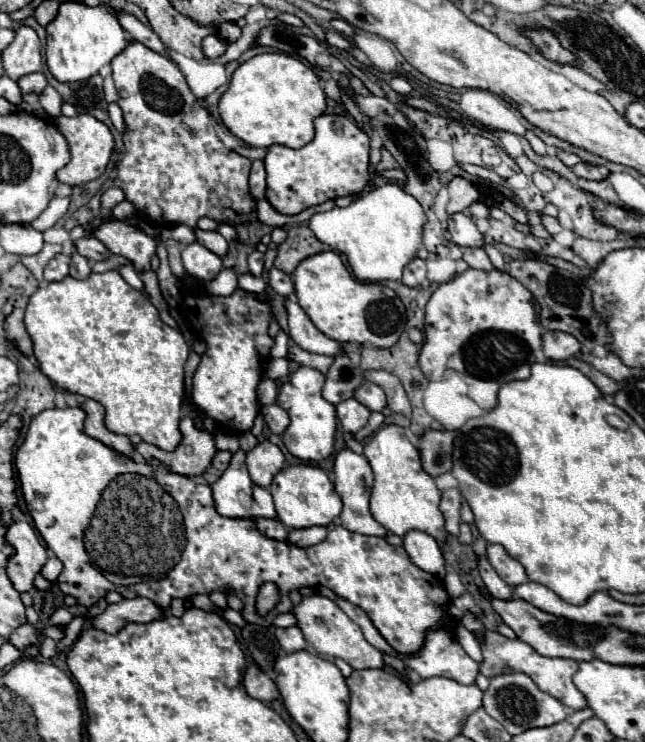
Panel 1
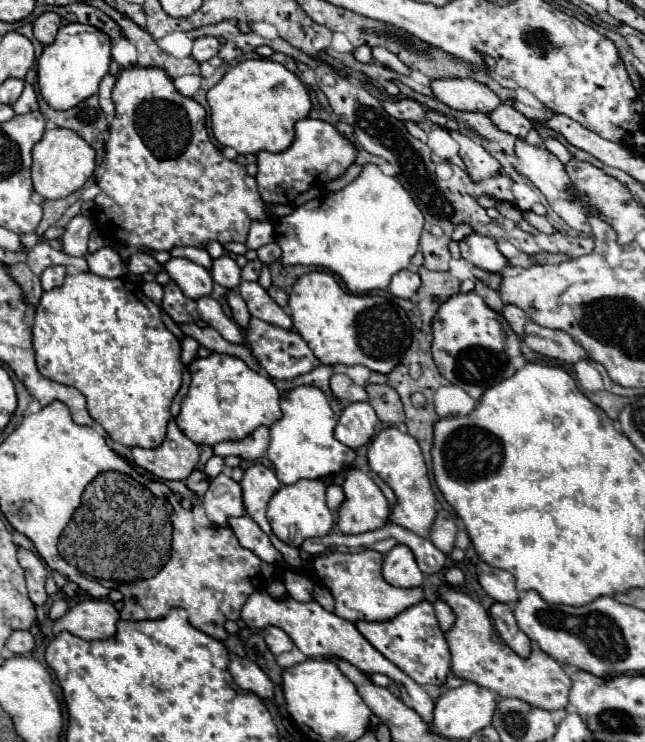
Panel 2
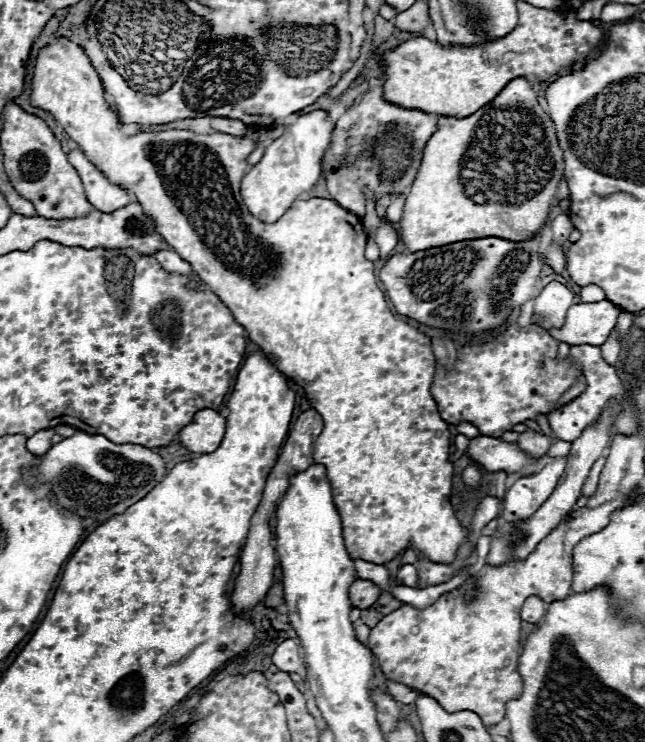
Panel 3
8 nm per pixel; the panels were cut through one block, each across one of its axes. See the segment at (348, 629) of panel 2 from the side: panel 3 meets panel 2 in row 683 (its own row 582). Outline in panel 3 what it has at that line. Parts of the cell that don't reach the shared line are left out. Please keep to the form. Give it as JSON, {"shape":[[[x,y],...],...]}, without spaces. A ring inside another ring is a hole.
{"shape":[[[404,564],[398,568],[398,574],[396,574],[396,580],[400,580],[402,586],[410,586],[410,588],[416,588],[416,568],[412,564]]]}

